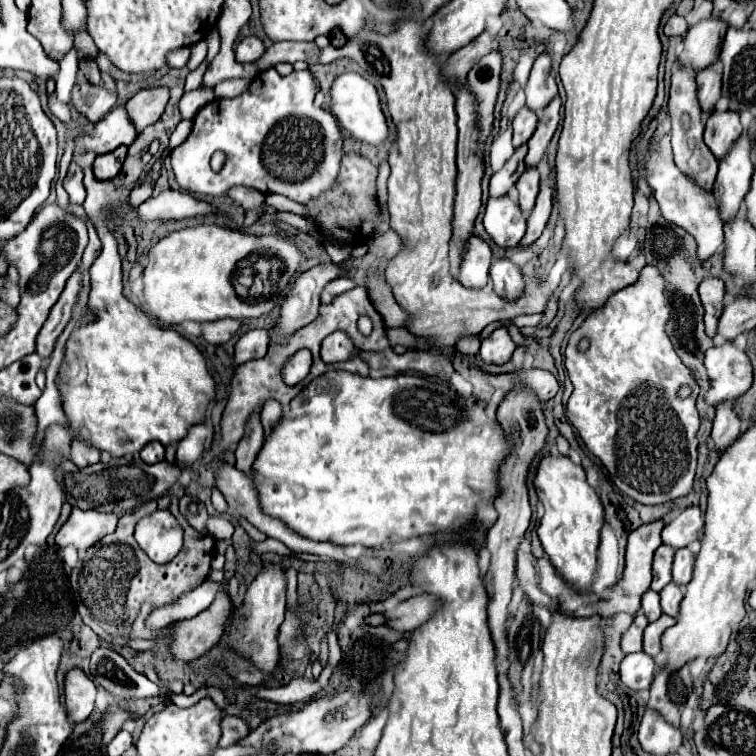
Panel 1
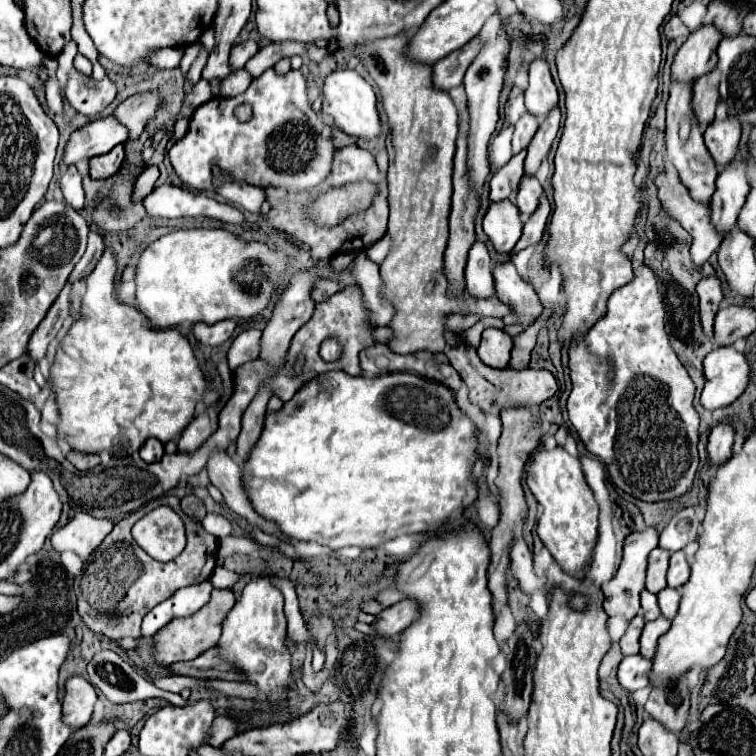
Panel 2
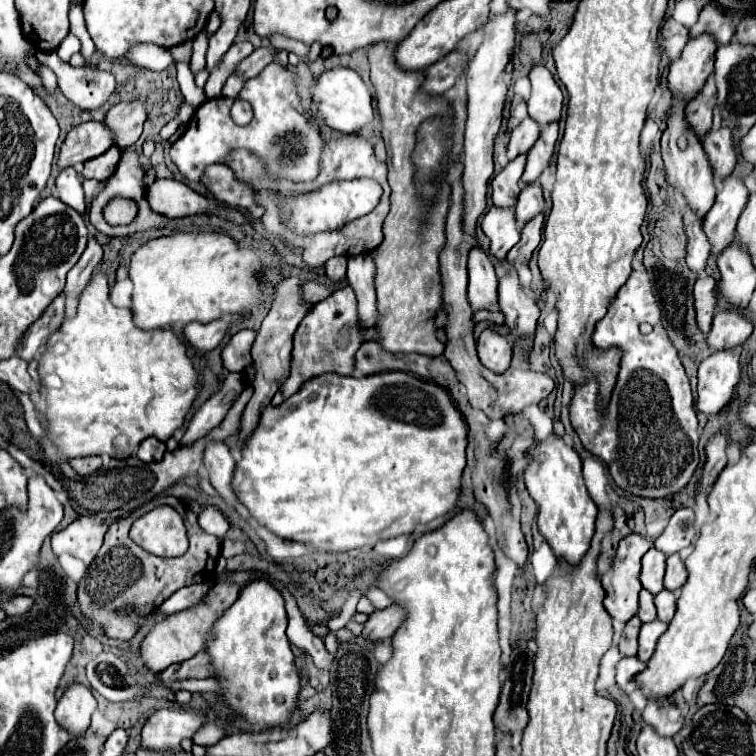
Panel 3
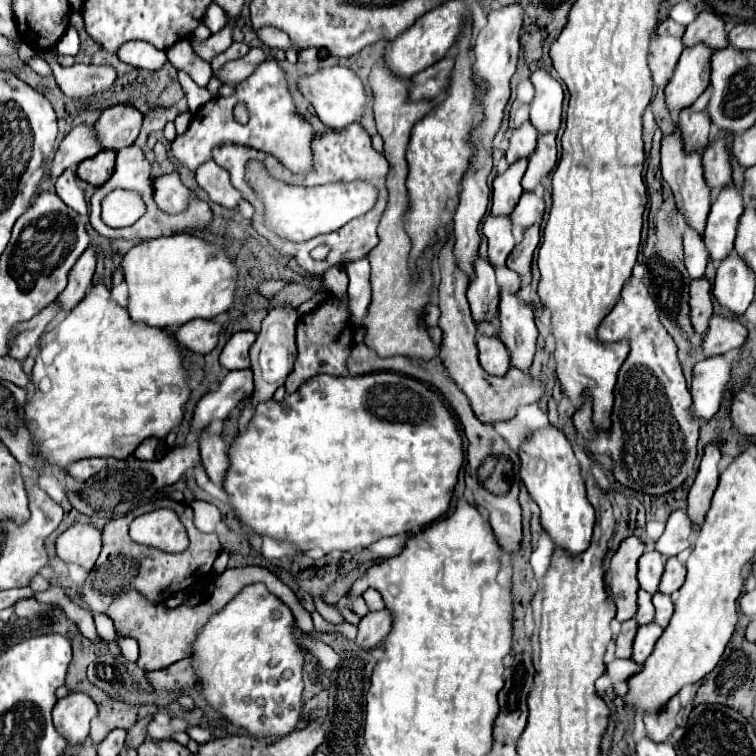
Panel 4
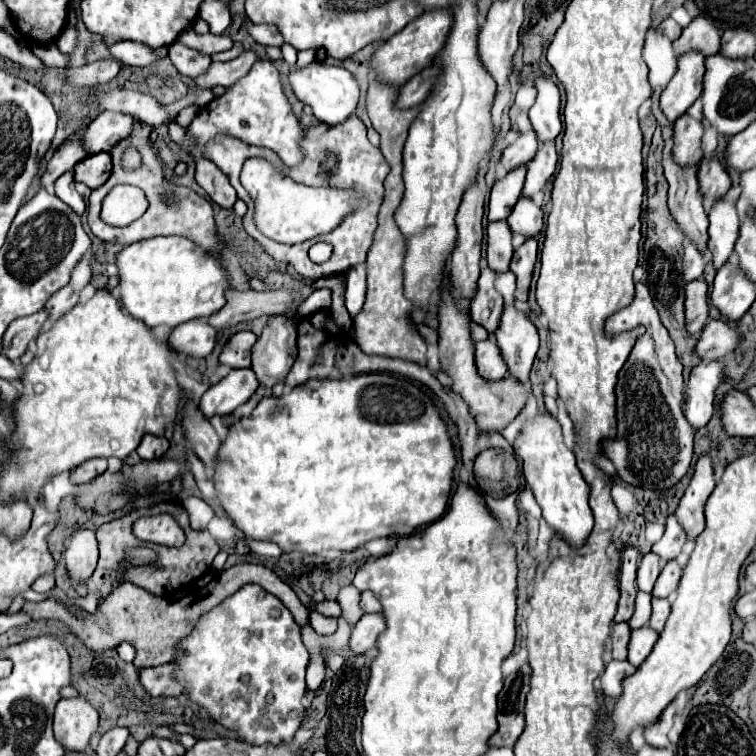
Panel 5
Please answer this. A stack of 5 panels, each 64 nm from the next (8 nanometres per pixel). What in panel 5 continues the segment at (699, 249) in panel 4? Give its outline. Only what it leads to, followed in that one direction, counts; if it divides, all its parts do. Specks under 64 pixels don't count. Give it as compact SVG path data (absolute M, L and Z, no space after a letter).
M684 240L684 262L682 262L682 278L686 282L690 280L696 280L702 276L704 272L704 264L706 264L706 258L696 252L696 248L692 248L690 242Z

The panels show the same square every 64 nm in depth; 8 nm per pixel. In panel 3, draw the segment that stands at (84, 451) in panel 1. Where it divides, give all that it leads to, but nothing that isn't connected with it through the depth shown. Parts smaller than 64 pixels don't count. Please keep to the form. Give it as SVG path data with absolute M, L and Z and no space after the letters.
M88 456L88 458L74 458L70 460L70 466L74 468L74 472L78 476L90 476L92 472L96 472L102 466L102 458L100 456Z

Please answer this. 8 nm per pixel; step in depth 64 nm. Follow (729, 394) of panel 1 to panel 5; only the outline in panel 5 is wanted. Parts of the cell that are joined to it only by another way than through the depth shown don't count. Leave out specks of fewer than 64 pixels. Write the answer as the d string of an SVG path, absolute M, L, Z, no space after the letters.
M700 362L692 368L682 404L682 412L692 428L698 430L706 426L712 418L716 388L722 382L722 378L724 372L720 362Z

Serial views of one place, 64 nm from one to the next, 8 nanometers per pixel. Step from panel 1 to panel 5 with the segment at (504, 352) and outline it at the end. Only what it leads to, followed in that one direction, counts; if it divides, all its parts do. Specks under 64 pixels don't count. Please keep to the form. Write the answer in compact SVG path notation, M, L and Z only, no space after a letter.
M488 338L476 344L476 370L484 380L502 380L506 376L508 368L494 340Z

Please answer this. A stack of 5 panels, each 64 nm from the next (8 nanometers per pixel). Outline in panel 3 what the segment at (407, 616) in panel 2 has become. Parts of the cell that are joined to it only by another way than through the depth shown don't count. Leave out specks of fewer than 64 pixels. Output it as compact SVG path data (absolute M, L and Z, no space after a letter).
M396 604L388 606L384 610L376 610L364 622L362 638L370 640L370 642L380 642L380 640L392 638L398 624L402 624L402 620L404 620L404 610Z

